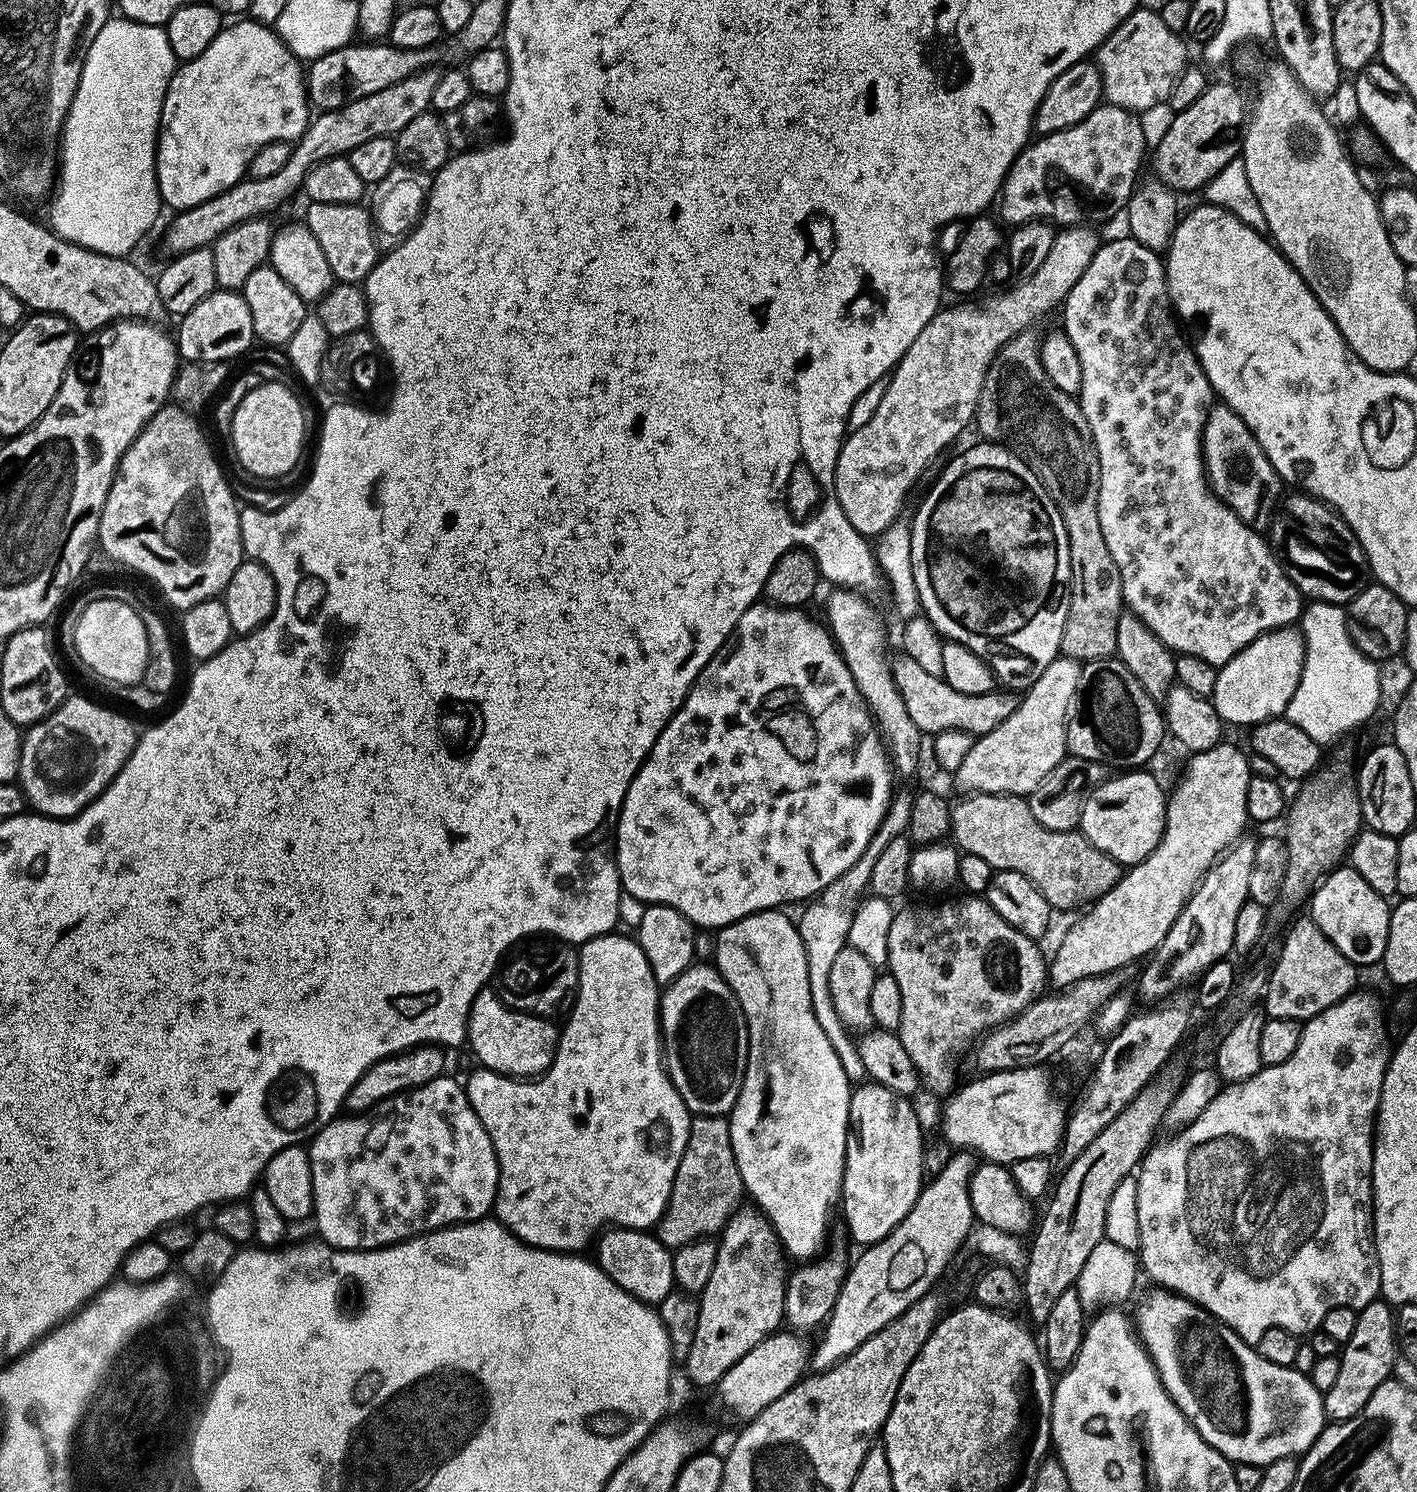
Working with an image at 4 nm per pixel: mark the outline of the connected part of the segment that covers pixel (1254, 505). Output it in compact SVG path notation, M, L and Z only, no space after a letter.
M1213 403L1208 410L1200 444L1204 447L1204 474L1213 494L1227 508L1234 510L1242 522L1256 531L1265 531L1281 499L1282 481L1246 422L1242 422L1242 418L1238 418L1238 414L1234 414L1234 410L1227 404Z

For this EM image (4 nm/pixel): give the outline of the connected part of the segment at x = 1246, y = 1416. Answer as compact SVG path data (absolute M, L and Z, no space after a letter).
M1159 1286L1151 1290L1153 1292L1136 1308L1134 1331L1154 1362L1168 1397L1195 1426L1201 1440L1237 1465L1263 1466L1278 1458L1303 1457L1326 1427L1324 1398L1312 1385L1311 1375L1293 1367L1274 1366L1274 1362L1266 1362L1266 1358L1258 1355L1253 1345L1192 1300Z

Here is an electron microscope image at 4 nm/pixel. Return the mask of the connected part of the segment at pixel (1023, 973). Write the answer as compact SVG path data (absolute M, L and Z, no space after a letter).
M968 894L963 897L965 900L944 900L941 904L912 904L909 908L897 907L893 914L893 921L890 922L888 960L886 968L892 974L902 994L902 1016L898 1035L902 1046L906 1046L906 1054L910 1054L910 1062L918 1070L920 1079L925 1089L937 1092L940 1098L947 1097L957 1087L956 1080L956 1055L964 1047L971 1045L973 1041L984 1035L985 1032L993 1029L1005 1020L1011 1020L1021 1012L1023 1008L1029 1008L1033 1000L1037 999L1045 991L1046 984L1046 956L1040 953L1040 948L1035 939L1022 934L1014 926L1010 926L997 912L990 907L987 899L976 894Z

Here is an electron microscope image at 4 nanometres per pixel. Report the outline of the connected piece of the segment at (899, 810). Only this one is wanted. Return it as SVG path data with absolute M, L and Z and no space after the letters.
M897 793L893 797L887 814L879 824L873 838L867 843L866 850L863 851L858 862L846 874L836 879L831 886L824 889L820 896L813 899L805 907L807 909L803 912L800 920L798 918L796 924L799 937L802 938L803 946L806 948L811 1006L814 1007L815 1017L826 1033L826 1038L829 1038L830 1044L834 1046L835 1053L838 1054L839 1061L842 1062L842 1068L846 1070L848 1080L854 1084L863 1081L867 1072L862 1063L861 1055L858 1054L855 1039L850 1038L851 1033L841 1019L838 1018L837 1011L834 1010L833 998L829 988L831 965L835 961L835 956L847 945L851 922L858 905L857 900L861 897L860 892L868 888L870 873L874 870L875 859L882 854L887 842L907 831L910 810L912 809L912 797L911 793Z

